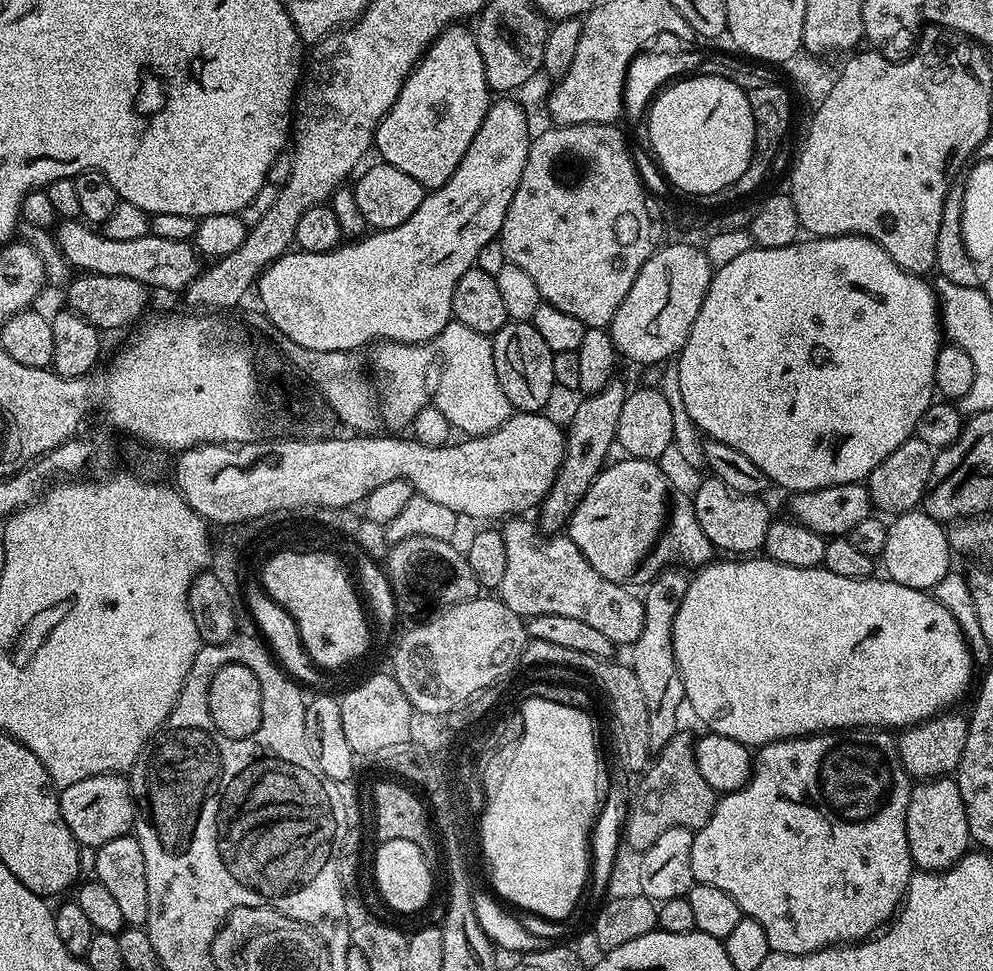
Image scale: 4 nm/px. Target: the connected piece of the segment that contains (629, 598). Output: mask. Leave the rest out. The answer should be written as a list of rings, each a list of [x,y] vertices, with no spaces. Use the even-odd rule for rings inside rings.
[[[508,518],[503,521],[504,526],[499,529],[501,538],[505,540],[506,548],[506,570],[502,577],[502,582],[498,587],[499,599],[504,601],[514,614],[522,618],[541,616],[542,614],[566,614],[566,618],[579,618],[581,622],[587,622],[589,626],[594,626],[594,630],[599,630],[601,634],[606,634],[613,645],[631,646],[636,643],[642,634],[644,625],[644,602],[639,595],[636,596],[625,585],[615,584],[608,581],[586,562],[586,558],[578,546],[567,534],[552,534],[545,538],[543,535],[536,536],[538,528],[532,524],[528,518]]]

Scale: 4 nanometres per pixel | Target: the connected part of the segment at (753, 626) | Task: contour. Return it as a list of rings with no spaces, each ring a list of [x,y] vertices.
[[[724,558],[721,564],[716,563],[701,567],[697,571],[700,573],[691,577],[688,592],[682,598],[672,627],[672,648],[676,651],[676,664],[680,667],[687,707],[692,707],[693,714],[705,724],[708,732],[717,732],[749,746],[763,746],[775,740],[794,740],[798,736],[833,730],[903,730],[951,709],[948,707],[967,690],[972,680],[974,661],[959,622],[935,595],[927,591],[902,586],[887,578],[842,578],[842,574],[834,574],[823,566],[795,568],[767,558]]]

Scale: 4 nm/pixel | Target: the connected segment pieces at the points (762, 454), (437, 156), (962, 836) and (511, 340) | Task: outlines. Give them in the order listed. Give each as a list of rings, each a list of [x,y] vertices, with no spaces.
[[[853,234],[851,236],[821,236],[819,238],[804,239],[794,244],[788,244],[784,248],[761,248],[759,246],[753,246],[749,249],[748,253],[740,254],[732,262],[726,262],[725,265],[717,267],[711,282],[708,284],[706,298],[698,310],[698,318],[694,318],[694,326],[686,338],[684,347],[678,353],[680,365],[674,368],[675,374],[680,378],[682,399],[686,404],[686,410],[689,412],[689,416],[693,422],[696,423],[699,431],[705,437],[722,442],[726,446],[730,446],[734,450],[746,454],[746,458],[750,458],[750,462],[754,462],[754,466],[758,466],[758,470],[765,472],[773,485],[781,484],[782,487],[789,488],[789,493],[792,494],[797,492],[813,492],[819,488],[829,488],[830,486],[838,486],[839,484],[858,484],[867,481],[869,474],[887,456],[894,454],[894,450],[898,450],[898,446],[902,446],[906,441],[913,439],[923,412],[934,402],[934,389],[936,386],[934,366],[936,365],[936,359],[942,347],[942,324],[938,319],[938,296],[934,291],[933,285],[931,288],[924,281],[924,278],[921,278],[917,273],[908,272],[904,268],[900,268],[898,262],[894,262],[894,258],[890,258],[890,254],[886,254],[884,248],[874,243],[873,240],[868,239],[867,236]]]
[[[468,26],[445,28],[440,37],[432,41],[428,51],[420,57],[420,63],[404,81],[394,106],[376,128],[374,148],[380,151],[379,159],[402,170],[402,174],[410,174],[410,178],[418,181],[425,190],[441,188],[452,177],[488,112],[490,89],[482,54],[476,45],[473,29],[464,27]]]
[[[937,778],[917,783],[906,810],[908,849],[912,863],[926,872],[944,872],[961,860],[970,848],[968,819],[955,779]]]
[[[513,320],[504,324],[491,337],[491,341],[494,370],[508,403],[516,412],[543,413],[556,388],[550,346],[546,346],[544,339],[538,335],[538,330],[534,330],[534,326],[526,320]]]

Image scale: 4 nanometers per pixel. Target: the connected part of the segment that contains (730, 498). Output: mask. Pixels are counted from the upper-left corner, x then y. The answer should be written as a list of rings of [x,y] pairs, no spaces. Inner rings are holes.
[[[704,478],[691,501],[698,526],[702,526],[706,538],[710,538],[713,549],[720,551],[721,548],[724,554],[756,554],[763,549],[770,515],[768,516],[768,508],[760,496],[743,496],[730,490],[726,482]]]

